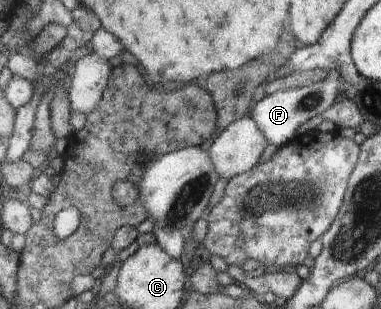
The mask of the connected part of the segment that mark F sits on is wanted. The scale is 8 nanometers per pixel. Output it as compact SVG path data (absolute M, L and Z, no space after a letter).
M329 70L328 75L314 84L303 86L302 88L277 90L275 93L261 95L253 105L251 115L258 122L258 126L263 130L267 141L281 148L285 143L289 143L305 121L315 117L329 109L337 103L337 89L339 89L339 76L337 70Z

